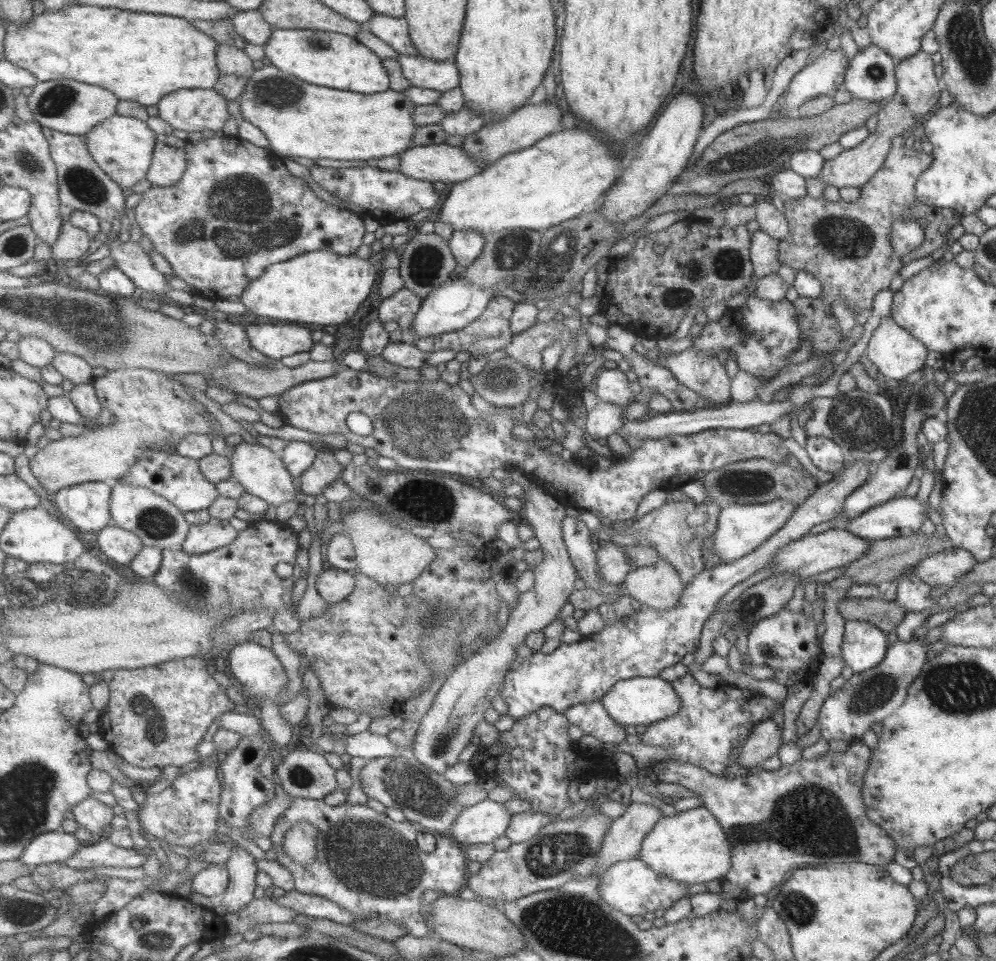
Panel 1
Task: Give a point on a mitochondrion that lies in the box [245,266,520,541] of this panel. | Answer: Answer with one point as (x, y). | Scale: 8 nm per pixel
(431, 425)

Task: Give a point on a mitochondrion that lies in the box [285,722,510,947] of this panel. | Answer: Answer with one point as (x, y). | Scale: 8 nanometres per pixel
(372, 858)

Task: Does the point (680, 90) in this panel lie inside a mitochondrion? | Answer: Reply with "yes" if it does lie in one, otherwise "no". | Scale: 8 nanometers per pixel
no

